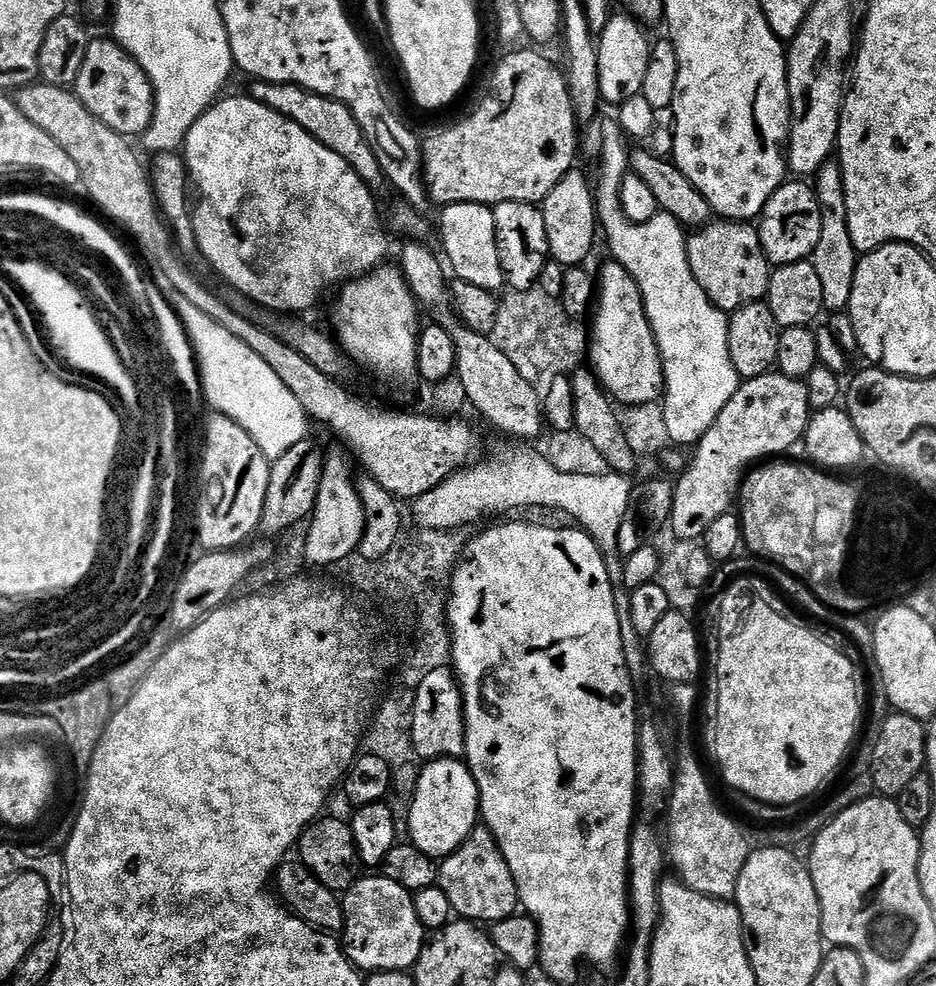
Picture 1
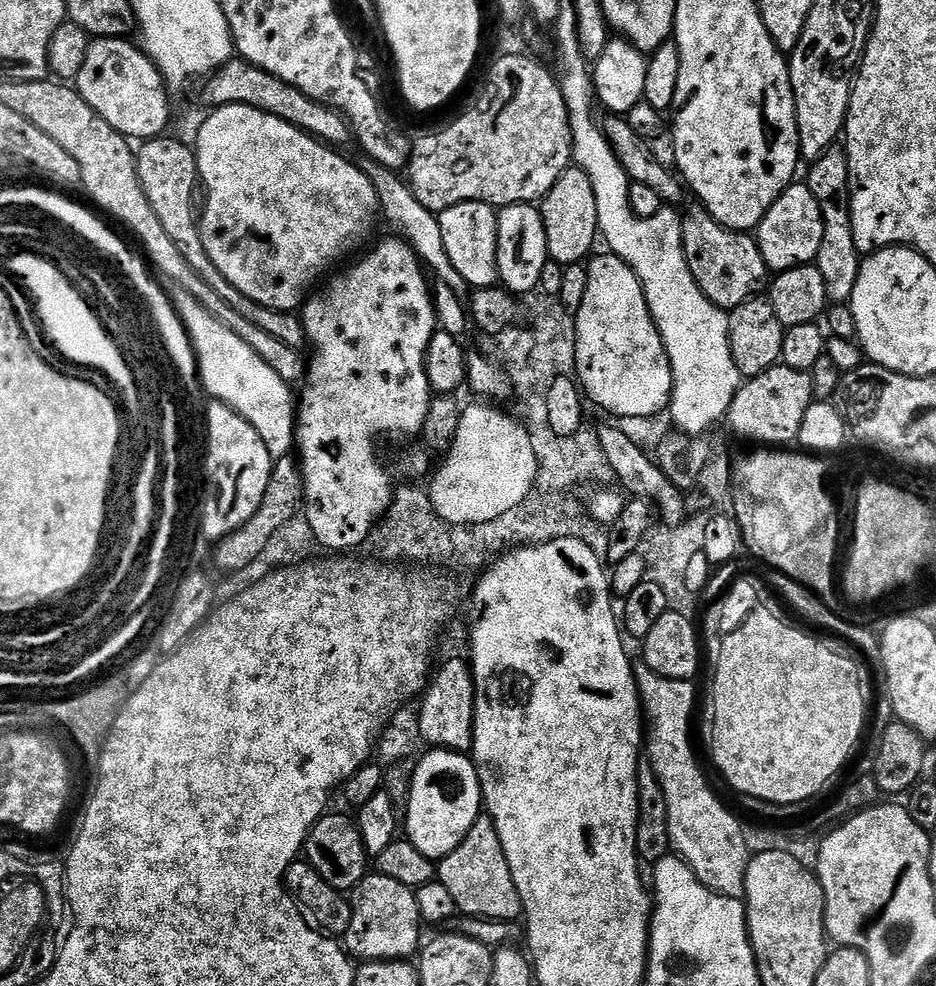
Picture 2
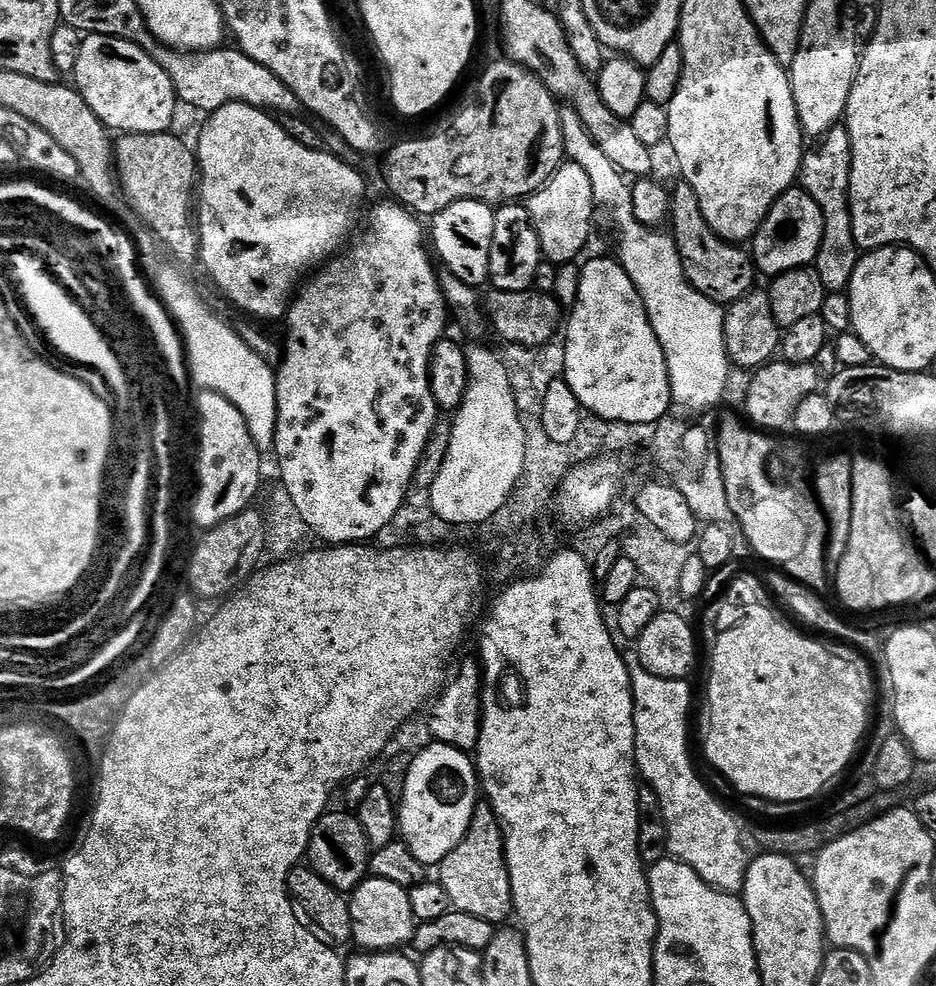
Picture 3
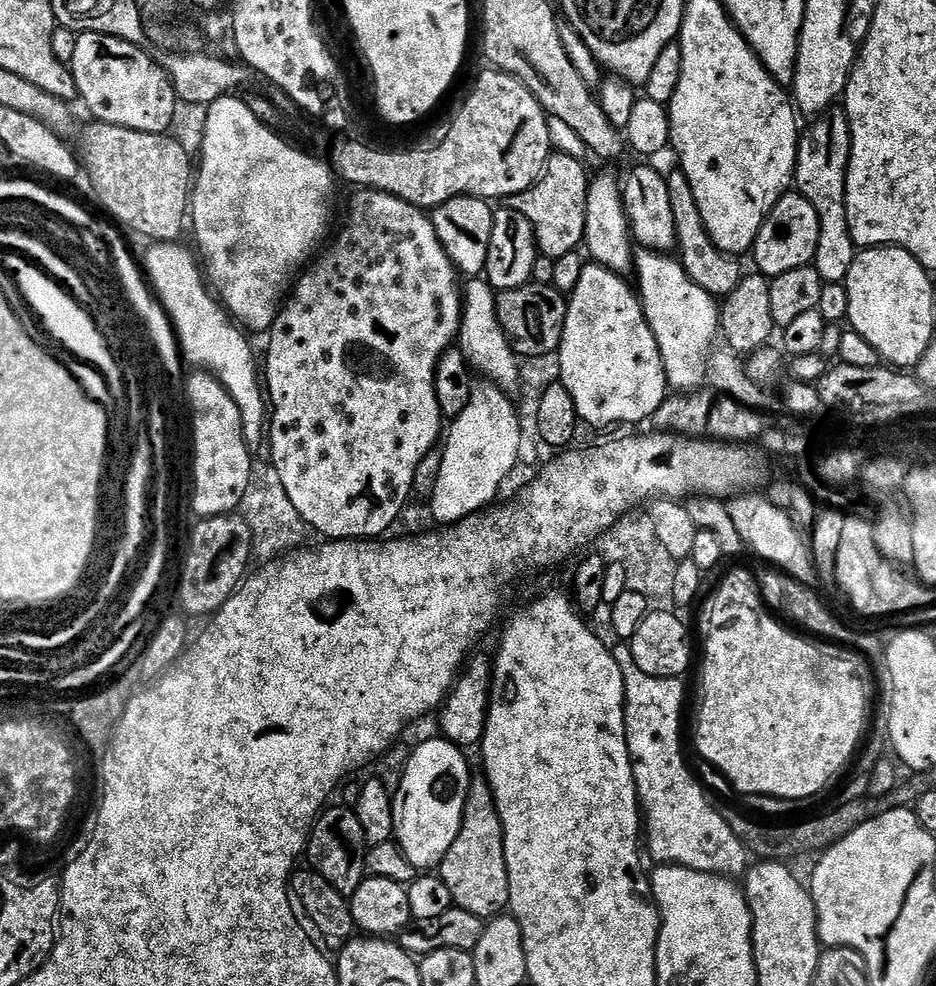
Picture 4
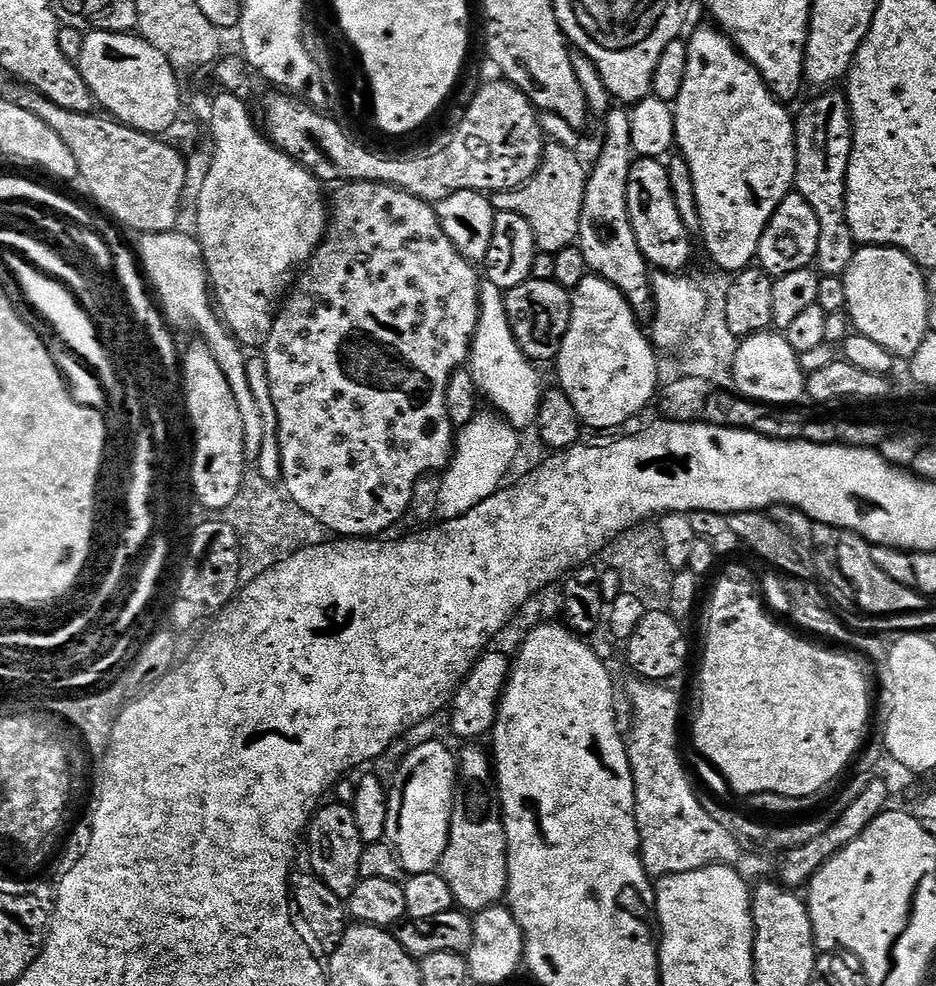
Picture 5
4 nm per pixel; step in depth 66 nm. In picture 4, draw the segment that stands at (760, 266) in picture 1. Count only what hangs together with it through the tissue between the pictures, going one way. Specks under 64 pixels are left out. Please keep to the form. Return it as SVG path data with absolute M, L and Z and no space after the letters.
M678 168L670 171L665 177L667 189L670 193L670 206L674 215L675 234L677 243L678 259L687 272L687 276L698 286L710 293L714 298L727 297L740 282L744 270L741 270L739 259L720 252L714 246L709 232L702 222L701 214L698 213L697 202L690 188L689 180L684 172Z

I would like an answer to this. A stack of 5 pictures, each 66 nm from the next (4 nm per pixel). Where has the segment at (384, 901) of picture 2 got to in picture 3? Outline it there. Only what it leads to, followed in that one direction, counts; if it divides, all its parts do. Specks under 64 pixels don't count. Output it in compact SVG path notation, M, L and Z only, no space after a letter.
M377 876L366 878L359 886L352 889L347 897L347 902L352 923L351 943L357 944L357 949L366 952L394 952L403 949L403 944L407 945L411 941L413 933L416 932L418 921L410 906L410 891L398 886L398 882L386 882L386 878L378 878Z

